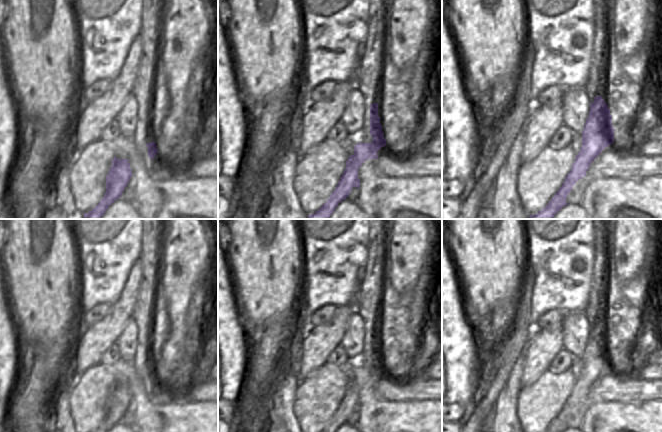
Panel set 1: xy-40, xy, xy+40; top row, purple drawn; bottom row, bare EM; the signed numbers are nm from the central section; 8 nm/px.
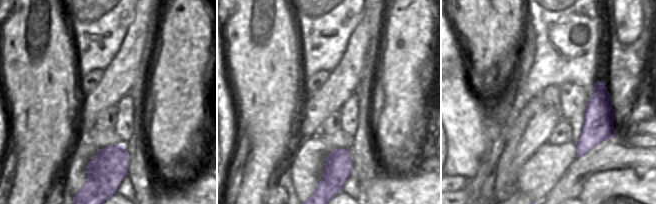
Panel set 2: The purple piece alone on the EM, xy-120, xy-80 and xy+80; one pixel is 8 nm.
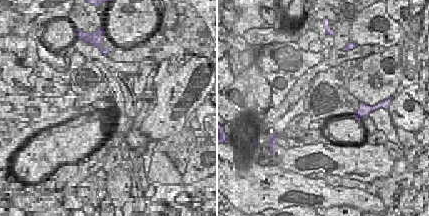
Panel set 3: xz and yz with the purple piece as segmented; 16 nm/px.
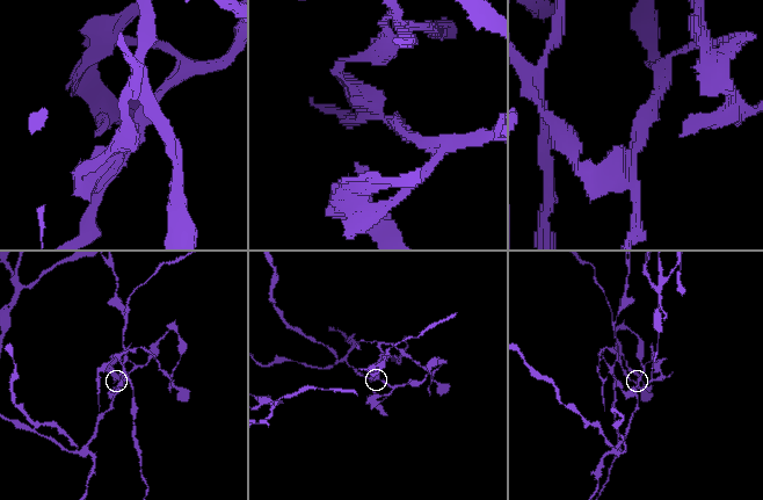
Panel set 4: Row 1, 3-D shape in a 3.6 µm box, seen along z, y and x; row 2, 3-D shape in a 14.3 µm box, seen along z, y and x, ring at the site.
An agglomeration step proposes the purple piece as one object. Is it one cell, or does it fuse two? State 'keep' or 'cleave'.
cleave

